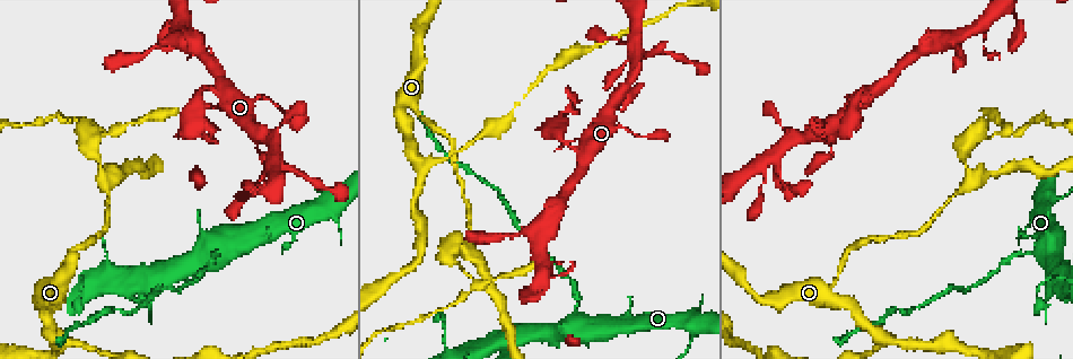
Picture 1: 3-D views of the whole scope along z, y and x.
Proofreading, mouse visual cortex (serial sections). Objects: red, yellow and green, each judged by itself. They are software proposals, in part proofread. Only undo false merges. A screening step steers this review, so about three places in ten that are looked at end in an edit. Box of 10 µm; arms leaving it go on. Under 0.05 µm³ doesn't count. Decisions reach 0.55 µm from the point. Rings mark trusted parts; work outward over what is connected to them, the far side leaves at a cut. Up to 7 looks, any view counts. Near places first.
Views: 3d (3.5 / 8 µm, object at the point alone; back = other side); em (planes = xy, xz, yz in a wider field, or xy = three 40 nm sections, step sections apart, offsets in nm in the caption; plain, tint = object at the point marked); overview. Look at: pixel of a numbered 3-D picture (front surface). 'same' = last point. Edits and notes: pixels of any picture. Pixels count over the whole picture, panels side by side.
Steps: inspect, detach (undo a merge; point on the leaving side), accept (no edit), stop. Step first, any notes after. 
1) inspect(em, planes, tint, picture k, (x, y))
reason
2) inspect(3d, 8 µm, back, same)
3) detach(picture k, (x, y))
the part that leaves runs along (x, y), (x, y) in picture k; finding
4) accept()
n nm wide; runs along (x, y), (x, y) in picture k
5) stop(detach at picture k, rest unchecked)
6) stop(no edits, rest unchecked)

inspect(3d, 3.5 µm, back, picture 1, (92, 133))

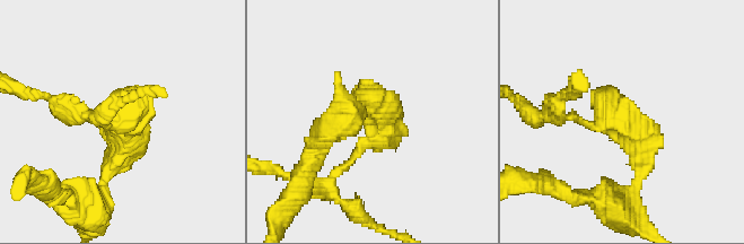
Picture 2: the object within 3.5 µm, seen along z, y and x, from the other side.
inspect(em, xy, step 2, tint, picture 2, (606, 121))
arms of 150, 350 nm; now the EM

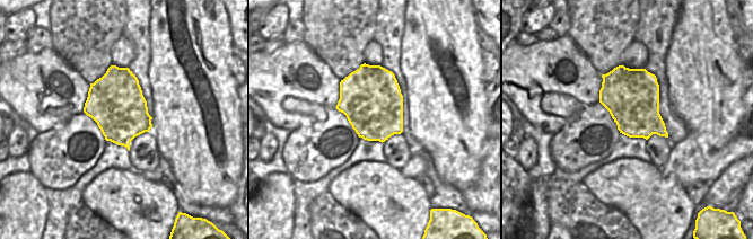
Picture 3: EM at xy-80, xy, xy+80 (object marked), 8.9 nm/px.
detach(picture 2, (346, 166))
550 nm wide; the part that leaves runs along (375, 136), (330, 182), (351, 208) in picture 2; a second cell is stuck on

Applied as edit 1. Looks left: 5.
inspect(3d, 8 µm, picture 1, (692, 336))
sharp bend

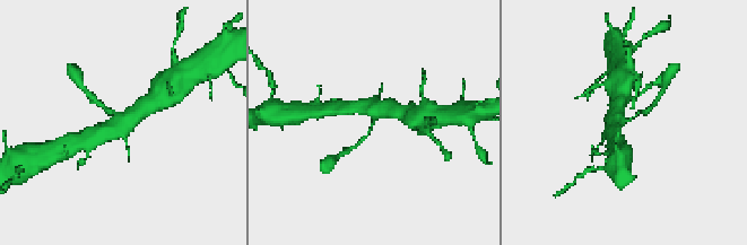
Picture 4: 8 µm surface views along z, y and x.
inspect(3d, 3.5 µm, same)

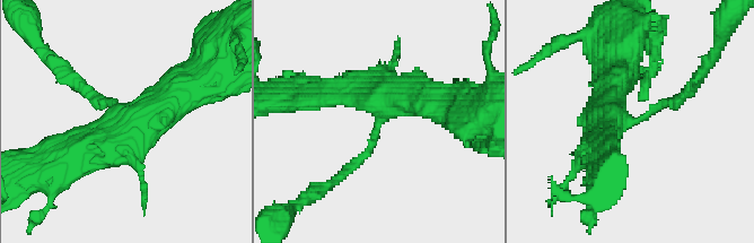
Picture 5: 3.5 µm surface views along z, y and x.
inspect(em, xy, step 5, tint, picture 5, (125, 121))
4 arms; arms of 150, 250, 400, 500 nm; now the EM

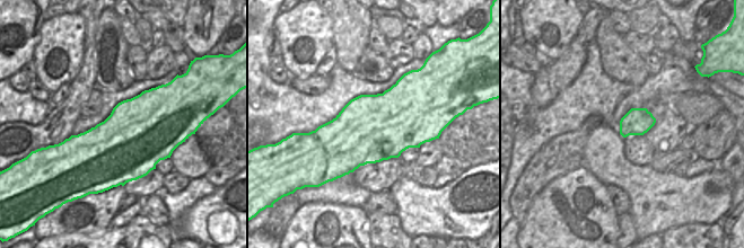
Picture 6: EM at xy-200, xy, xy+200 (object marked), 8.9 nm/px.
accept()
runs along (602, 154), (604, 129), (676, 102) in picture 5; continuous, no second cell

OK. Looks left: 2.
inspect(3d, 3.5 µm, picture 1, (577, 314))
sudden change in width

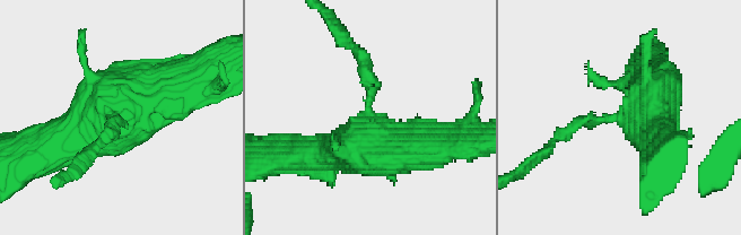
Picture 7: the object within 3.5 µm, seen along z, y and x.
inspect(em, xy, step 2, tint, picture 7, (369, 111))
need the tissue

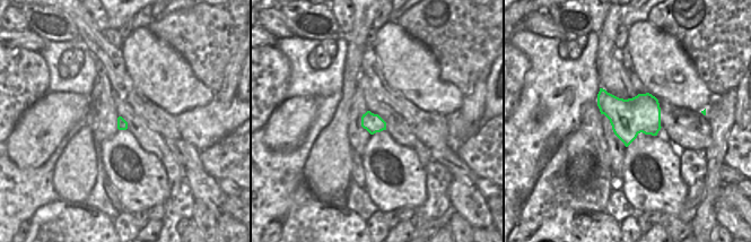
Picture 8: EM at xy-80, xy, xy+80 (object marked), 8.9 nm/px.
detach(picture 7, (360, 51))
the part that leaves runs along (368, 88), (365, 60), (337, 22) in picture 7; two cells meet here

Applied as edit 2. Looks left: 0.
stop(detach at picture 2, detach at picture 7, rest unchecked)

